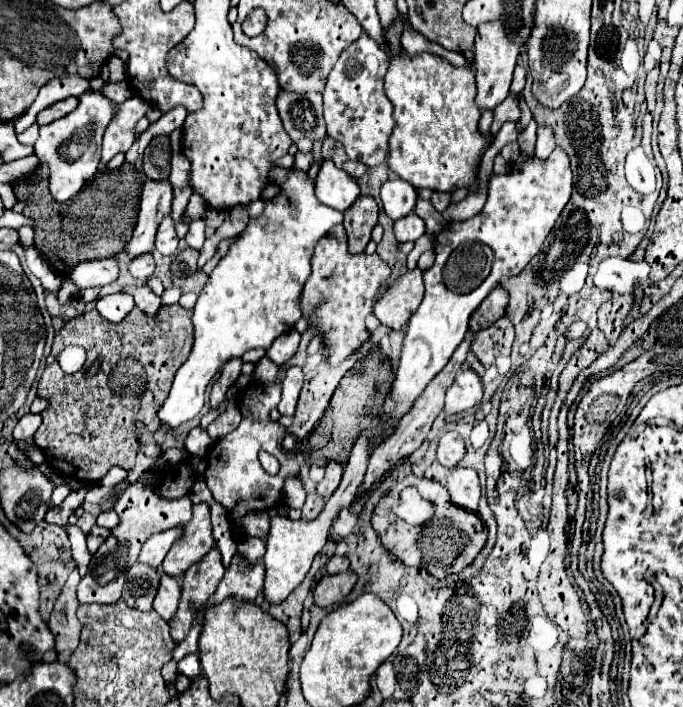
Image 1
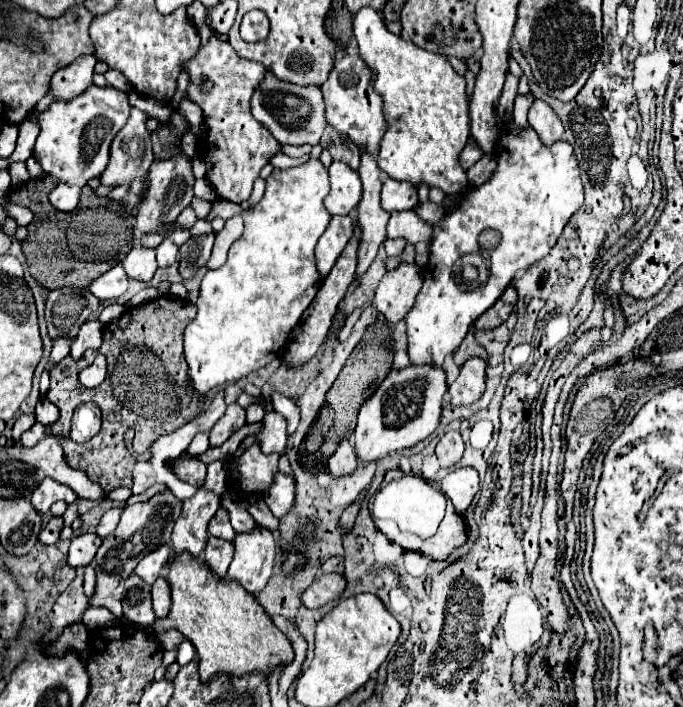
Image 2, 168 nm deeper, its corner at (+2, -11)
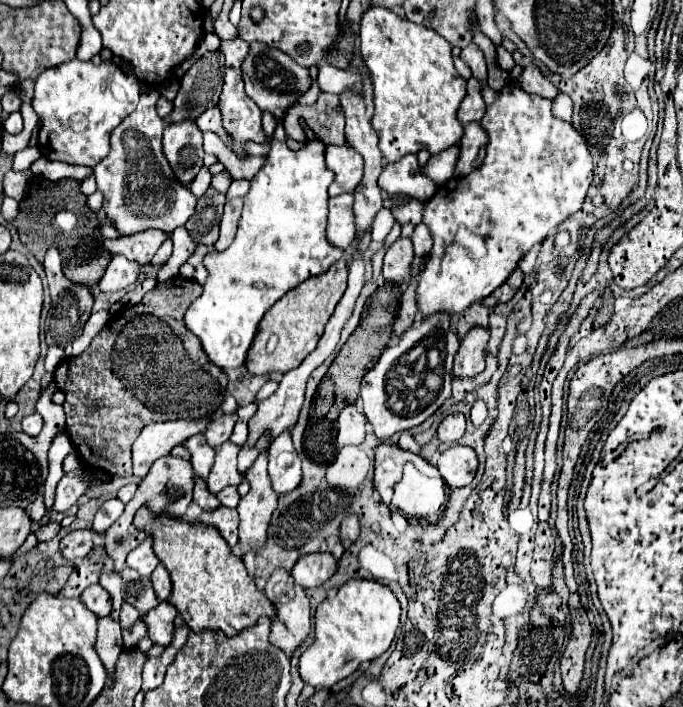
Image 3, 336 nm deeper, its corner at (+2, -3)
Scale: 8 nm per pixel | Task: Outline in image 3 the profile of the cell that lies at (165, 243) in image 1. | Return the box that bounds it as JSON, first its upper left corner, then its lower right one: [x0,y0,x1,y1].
[151,238,173,264]

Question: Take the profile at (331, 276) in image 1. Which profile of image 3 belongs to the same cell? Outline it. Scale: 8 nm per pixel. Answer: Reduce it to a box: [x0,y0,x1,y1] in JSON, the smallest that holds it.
[327,194,355,248]

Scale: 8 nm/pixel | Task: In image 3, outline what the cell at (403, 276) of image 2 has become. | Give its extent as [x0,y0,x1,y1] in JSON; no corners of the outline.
[383,236,413,284]

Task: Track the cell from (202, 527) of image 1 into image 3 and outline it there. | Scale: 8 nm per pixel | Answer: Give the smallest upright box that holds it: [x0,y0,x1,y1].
[207,442,243,494]

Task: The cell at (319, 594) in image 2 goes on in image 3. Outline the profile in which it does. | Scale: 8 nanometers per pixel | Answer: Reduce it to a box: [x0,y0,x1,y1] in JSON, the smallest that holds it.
[291,552,337,588]

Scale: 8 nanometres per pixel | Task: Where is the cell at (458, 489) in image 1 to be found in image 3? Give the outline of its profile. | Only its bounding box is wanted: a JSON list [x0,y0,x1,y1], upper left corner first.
[437,444,477,488]

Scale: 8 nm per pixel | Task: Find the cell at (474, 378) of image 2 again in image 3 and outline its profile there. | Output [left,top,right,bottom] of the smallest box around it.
[453,326,489,378]

